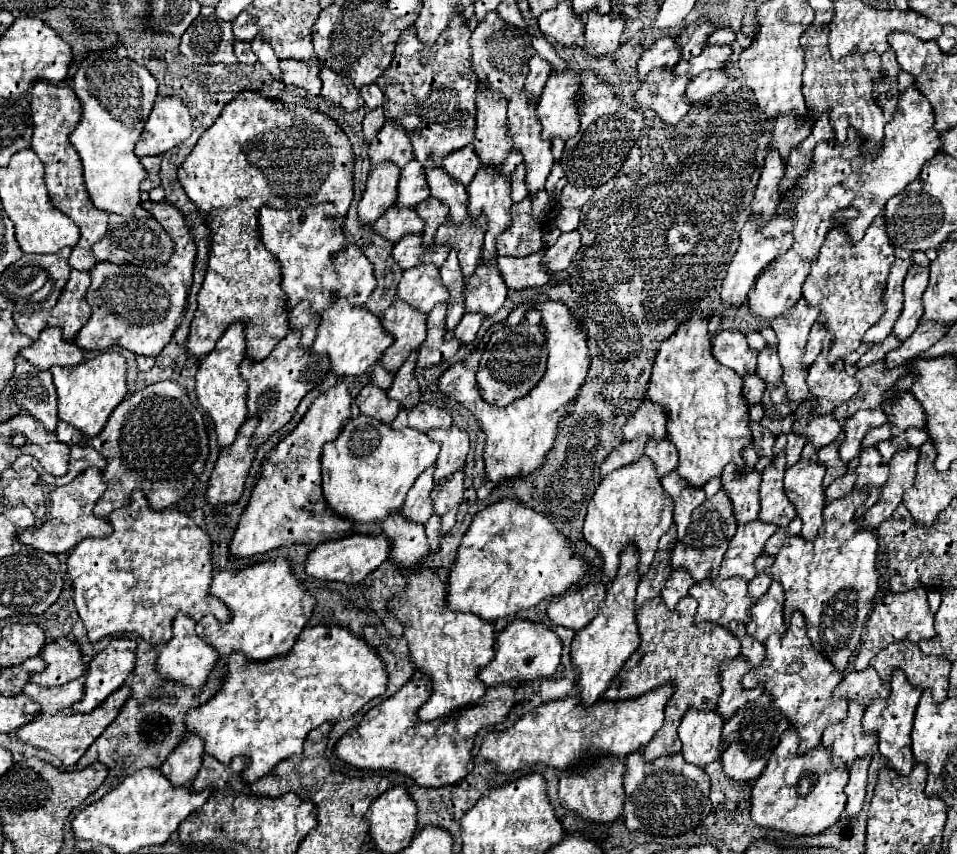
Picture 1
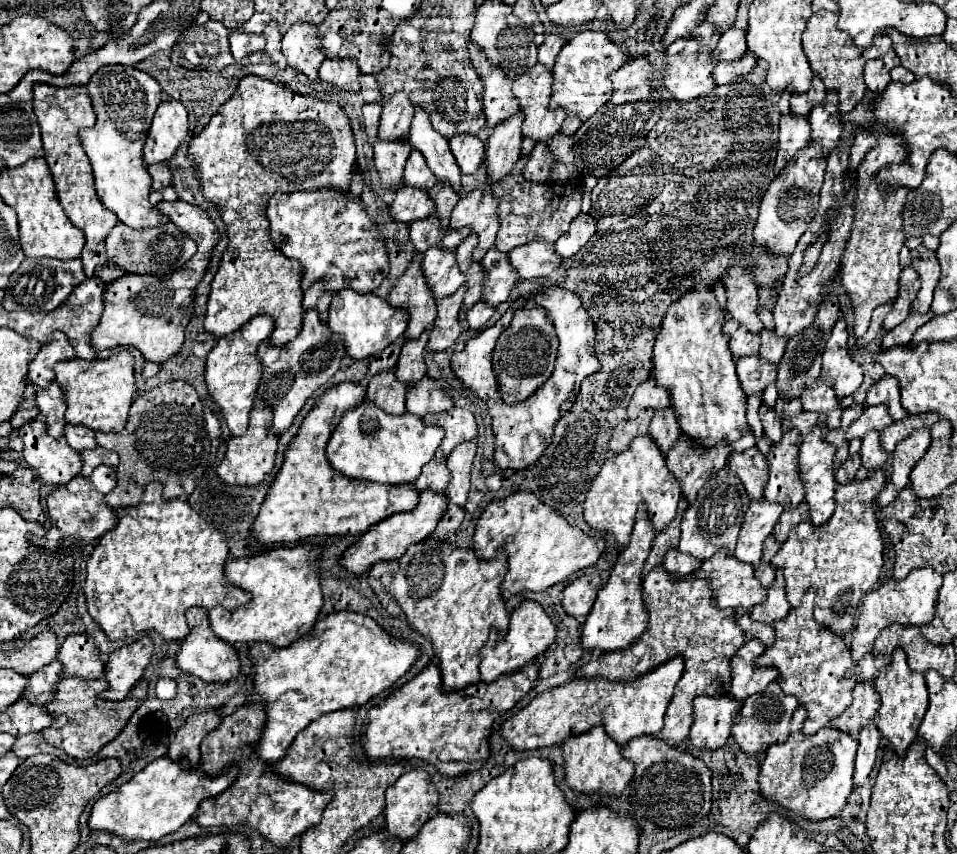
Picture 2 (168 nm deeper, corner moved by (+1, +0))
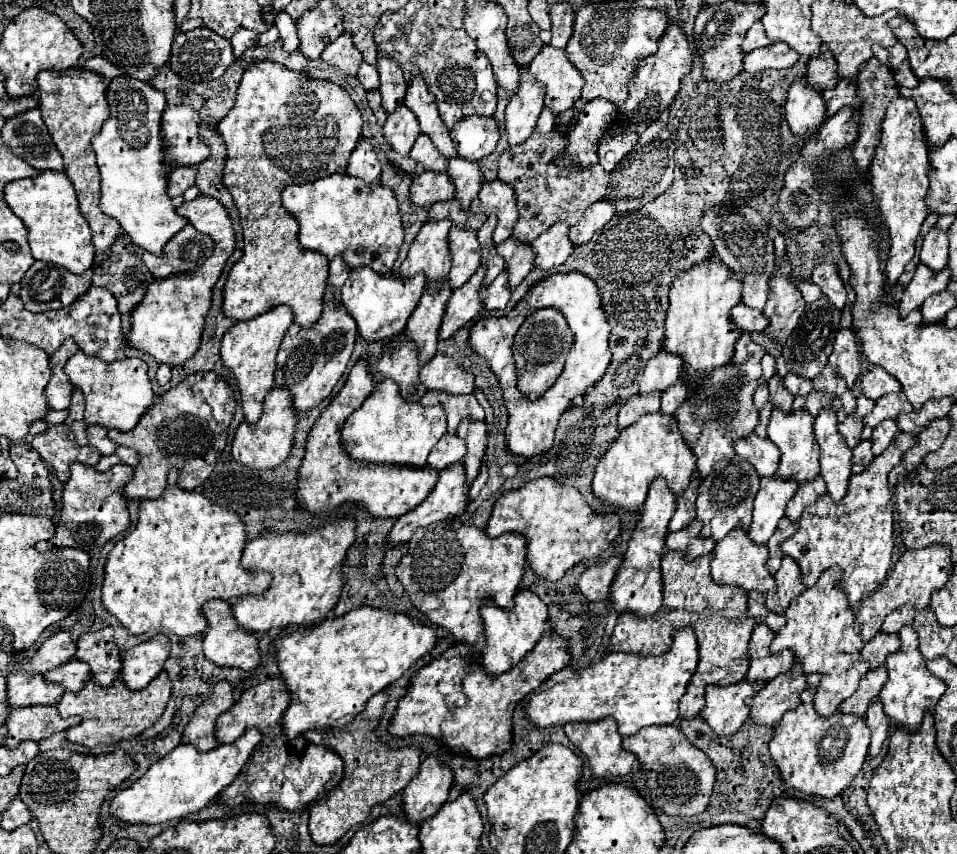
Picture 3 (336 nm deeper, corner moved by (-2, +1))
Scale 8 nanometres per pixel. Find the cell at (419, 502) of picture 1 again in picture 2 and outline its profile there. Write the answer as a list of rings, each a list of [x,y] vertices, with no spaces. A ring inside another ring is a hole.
[[[438,449],[438,453],[434,453],[434,459],[426,463],[426,467],[422,467],[422,475],[414,481],[414,487],[418,491],[430,489],[434,493],[442,493],[448,487],[448,479],[450,479],[450,473],[446,469],[446,457]]]

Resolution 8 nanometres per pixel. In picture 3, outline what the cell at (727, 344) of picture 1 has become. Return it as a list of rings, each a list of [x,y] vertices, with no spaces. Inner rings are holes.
[[[737,304],[733,310],[731,310],[731,318],[733,322],[741,328],[741,330],[765,330],[767,324],[769,324],[769,318],[761,312],[761,310],[753,310],[745,304]]]

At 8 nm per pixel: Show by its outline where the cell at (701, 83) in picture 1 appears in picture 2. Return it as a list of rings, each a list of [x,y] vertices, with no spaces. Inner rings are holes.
[[[744,55],[742,59],[736,59],[736,61],[722,61],[722,63],[716,63],[712,77],[714,77],[716,85],[726,85],[726,83],[734,81],[736,77],[742,77],[748,71],[752,71],[754,65],[756,65],[754,55]]]

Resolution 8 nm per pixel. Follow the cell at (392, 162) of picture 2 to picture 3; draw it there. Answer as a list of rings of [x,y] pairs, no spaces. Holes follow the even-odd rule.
[[[399,104],[397,110],[389,114],[383,126],[383,132],[385,132],[385,140],[391,144],[395,152],[409,154],[421,128],[419,128],[419,120],[413,114],[413,110],[409,110],[405,104]]]

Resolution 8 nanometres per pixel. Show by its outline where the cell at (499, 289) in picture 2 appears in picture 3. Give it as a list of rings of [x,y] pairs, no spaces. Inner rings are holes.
[[[513,238],[505,240],[503,244],[497,246],[497,252],[505,258],[507,268],[509,270],[509,284],[515,288],[521,284],[521,280],[533,270],[533,260],[535,260],[535,252],[531,248],[531,244],[527,242],[517,242]]]

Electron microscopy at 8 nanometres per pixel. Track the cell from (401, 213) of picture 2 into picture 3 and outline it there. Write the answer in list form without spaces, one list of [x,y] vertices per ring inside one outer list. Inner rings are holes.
[[[431,170],[417,176],[411,184],[411,202],[419,206],[431,206],[439,200],[455,198],[455,186],[447,172],[435,174]]]

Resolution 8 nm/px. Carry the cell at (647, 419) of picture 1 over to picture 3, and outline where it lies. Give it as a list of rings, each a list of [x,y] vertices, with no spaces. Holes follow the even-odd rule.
[[[657,352],[653,358],[649,358],[643,378],[641,378],[641,394],[649,394],[649,390],[667,390],[677,382],[679,372],[681,372],[681,356],[679,354],[669,354],[669,352]]]

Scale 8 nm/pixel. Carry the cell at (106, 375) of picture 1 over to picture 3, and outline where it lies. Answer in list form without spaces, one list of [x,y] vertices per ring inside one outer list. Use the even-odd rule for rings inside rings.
[[[77,352],[69,358],[65,374],[71,384],[85,394],[85,422],[101,424],[105,428],[119,428],[129,432],[137,426],[141,416],[155,404],[155,392],[151,388],[151,378],[147,374],[147,364],[139,358],[123,358],[115,362],[103,362],[85,352]]]

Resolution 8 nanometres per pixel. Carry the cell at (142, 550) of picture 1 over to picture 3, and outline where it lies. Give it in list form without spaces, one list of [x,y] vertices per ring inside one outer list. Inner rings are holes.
[[[179,470],[169,472],[165,494],[157,500],[143,500],[139,508],[139,522],[133,532],[115,544],[107,558],[103,582],[103,606],[119,618],[131,634],[145,634],[149,630],[169,630],[177,636],[197,636],[207,628],[203,604],[213,598],[237,600],[249,594],[263,594],[273,576],[269,572],[249,572],[241,566],[241,554],[247,542],[245,524],[241,518],[223,506],[213,504],[199,492],[187,492],[177,484]]]

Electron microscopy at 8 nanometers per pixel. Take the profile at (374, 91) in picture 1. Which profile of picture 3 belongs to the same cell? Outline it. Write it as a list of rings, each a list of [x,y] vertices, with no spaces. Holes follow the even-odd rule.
[[[361,62],[359,66],[359,72],[357,72],[357,78],[359,82],[365,86],[365,90],[375,90],[379,88],[379,72],[375,66],[367,64],[367,62]]]

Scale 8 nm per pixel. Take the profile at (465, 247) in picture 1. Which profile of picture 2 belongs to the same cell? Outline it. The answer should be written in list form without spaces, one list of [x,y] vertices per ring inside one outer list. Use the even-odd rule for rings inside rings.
[[[476,189],[470,193],[462,193],[450,215],[450,229],[470,227],[474,235],[478,235],[478,245],[472,253],[474,261],[480,261],[482,255],[494,245],[498,219],[496,219],[496,199],[492,193]]]

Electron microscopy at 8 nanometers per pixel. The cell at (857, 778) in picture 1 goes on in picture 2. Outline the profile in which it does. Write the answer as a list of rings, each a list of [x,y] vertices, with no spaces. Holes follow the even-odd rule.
[[[868,723],[858,737],[858,753],[856,753],[856,769],[854,769],[854,789],[864,785],[868,781],[872,769],[874,769],[874,759],[876,759],[876,749],[880,743],[880,735],[876,729],[876,723]]]

